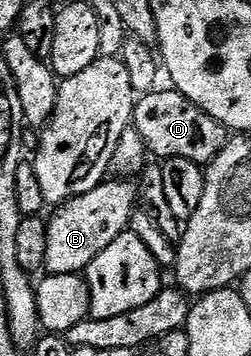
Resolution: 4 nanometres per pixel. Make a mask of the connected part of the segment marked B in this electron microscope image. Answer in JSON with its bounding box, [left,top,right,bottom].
[45,179,138,274]

